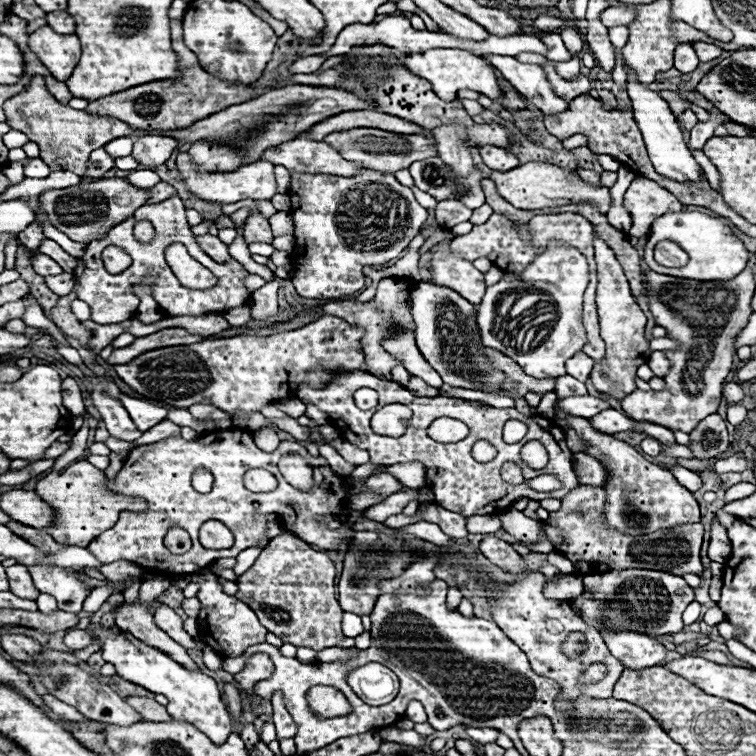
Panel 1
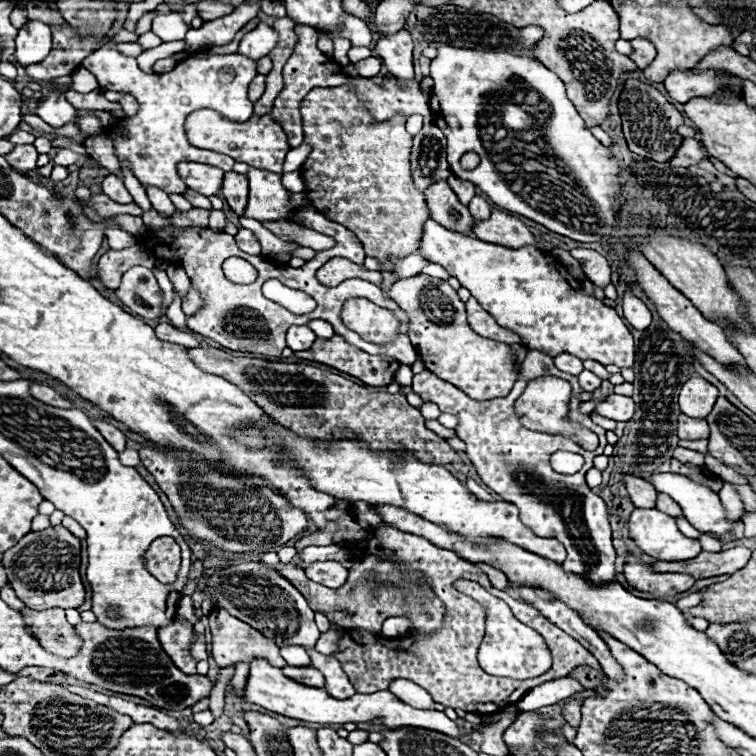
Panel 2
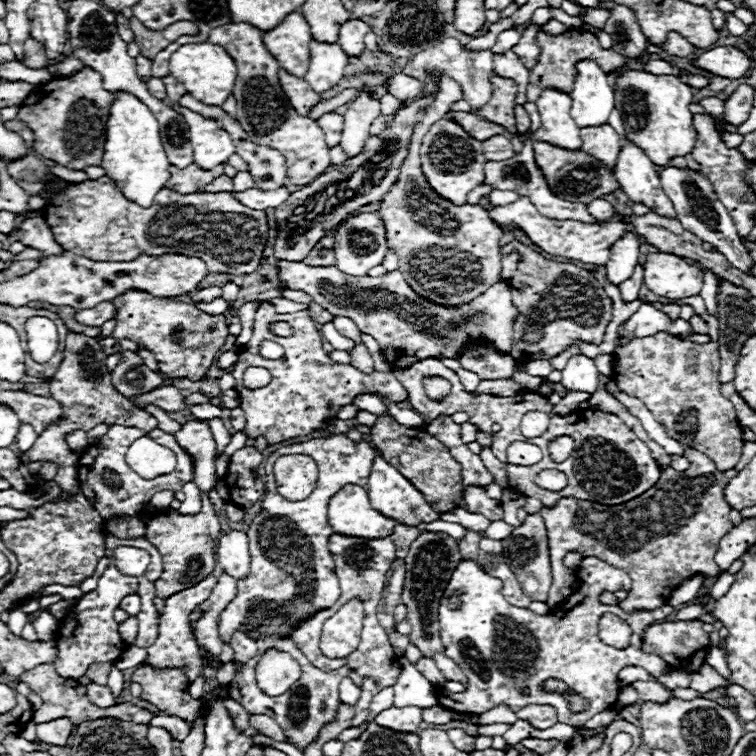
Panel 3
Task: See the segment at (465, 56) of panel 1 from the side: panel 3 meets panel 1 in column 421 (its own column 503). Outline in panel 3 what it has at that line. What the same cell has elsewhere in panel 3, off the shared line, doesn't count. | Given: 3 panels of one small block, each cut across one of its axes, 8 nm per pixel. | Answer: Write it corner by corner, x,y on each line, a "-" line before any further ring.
512,50
494,56
494,72
498,76
508,76
508,78
516,80
516,84
518,84
516,104
526,104
526,86
528,86
528,74
530,74
530,70
524,68
524,64
520,62
520,58

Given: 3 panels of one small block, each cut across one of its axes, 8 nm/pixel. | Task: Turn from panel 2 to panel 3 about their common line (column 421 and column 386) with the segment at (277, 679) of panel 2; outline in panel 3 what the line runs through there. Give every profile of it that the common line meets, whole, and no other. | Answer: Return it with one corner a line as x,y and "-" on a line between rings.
392,706
376,714
376,724
392,728
396,732
416,732
420,722
422,722
422,710
416,706
406,706
406,708

